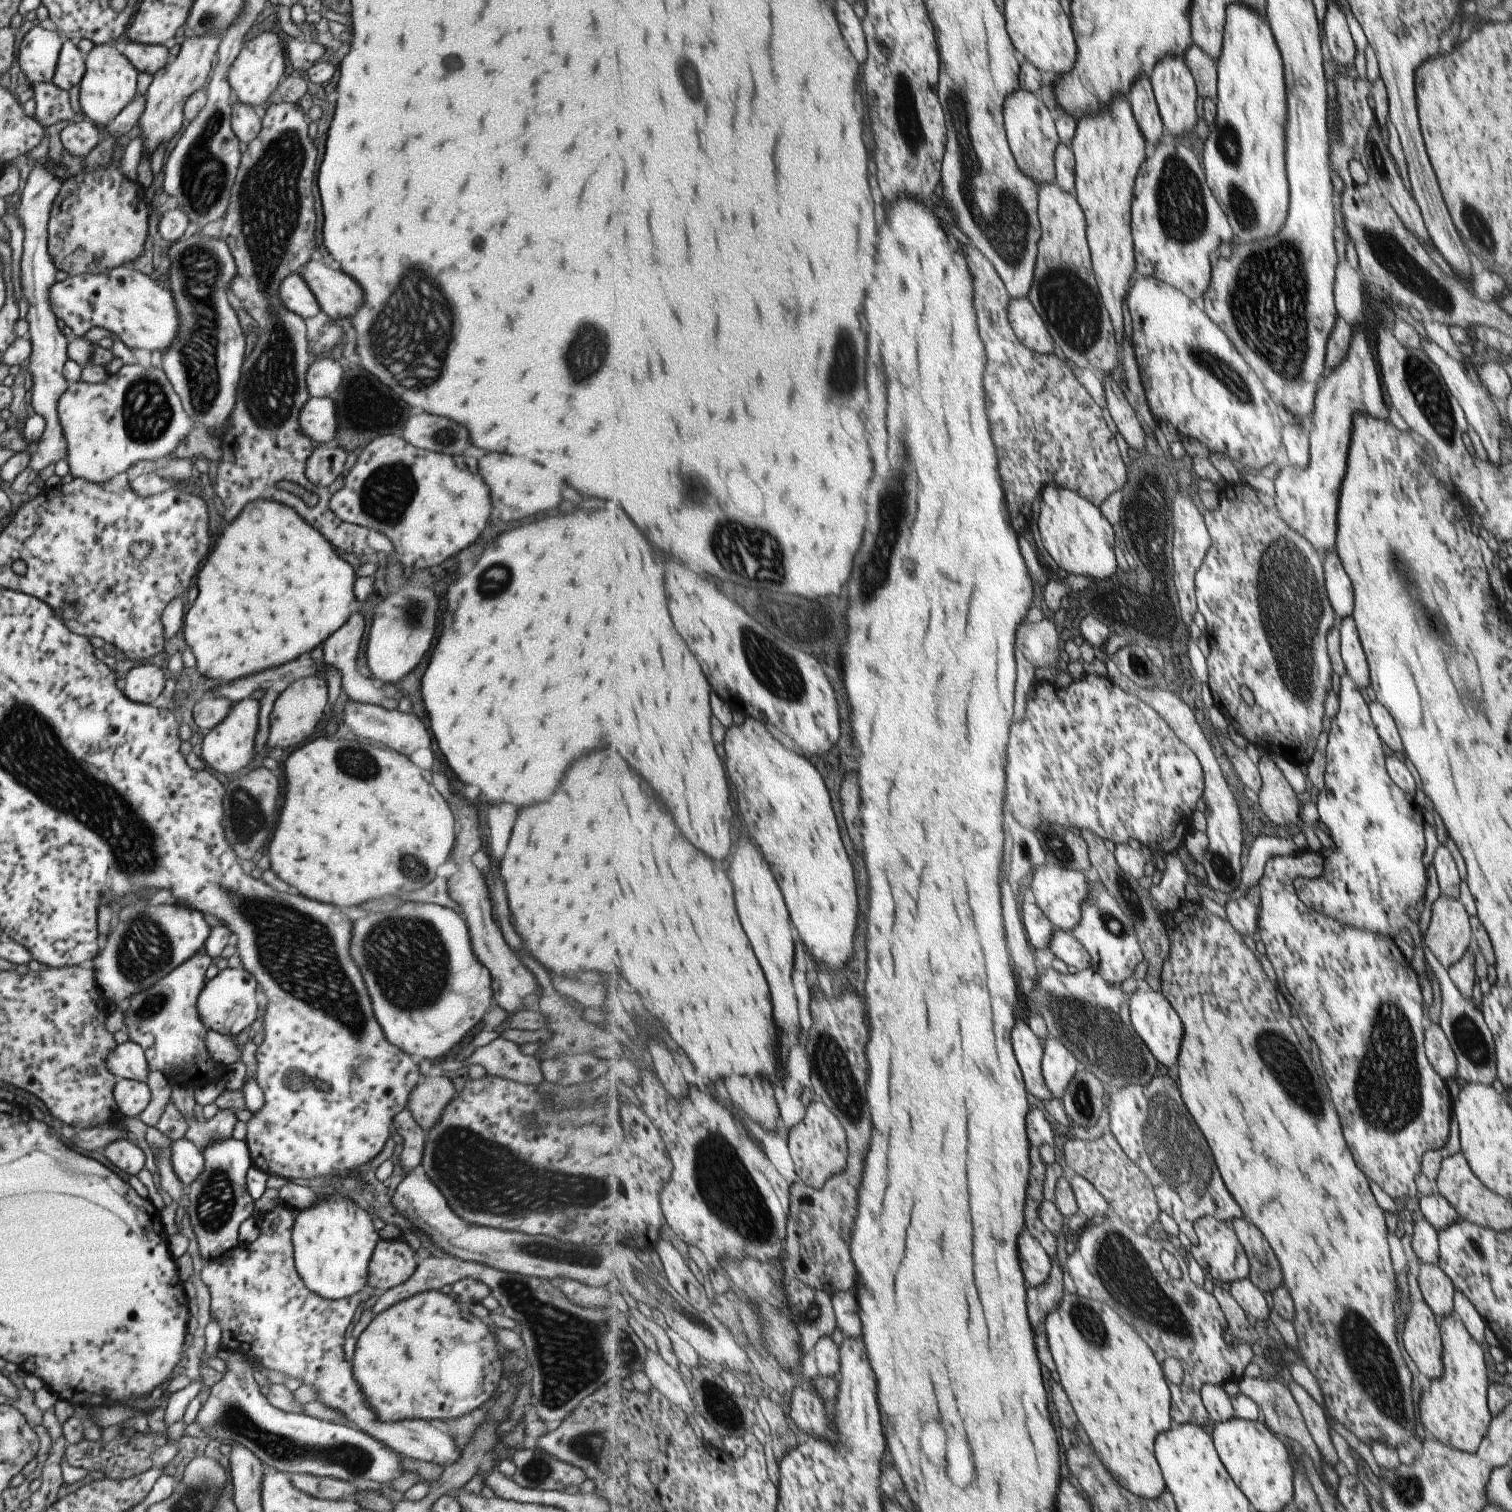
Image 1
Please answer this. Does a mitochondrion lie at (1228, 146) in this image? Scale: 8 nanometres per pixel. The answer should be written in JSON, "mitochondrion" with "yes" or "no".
{"mitochondrion":"yes"}

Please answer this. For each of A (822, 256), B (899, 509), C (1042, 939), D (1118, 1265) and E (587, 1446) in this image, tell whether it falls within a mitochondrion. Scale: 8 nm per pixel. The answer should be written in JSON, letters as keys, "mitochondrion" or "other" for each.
{"A":"other","B":"mitochondrion","C":"other","D":"mitochondrion","E":"mitochondrion"}

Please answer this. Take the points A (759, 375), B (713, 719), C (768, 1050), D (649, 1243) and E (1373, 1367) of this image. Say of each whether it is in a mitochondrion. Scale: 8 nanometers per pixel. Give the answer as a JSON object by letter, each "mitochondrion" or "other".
{"A":"other","B":"other","C":"other","D":"other","E":"mitochondrion"}

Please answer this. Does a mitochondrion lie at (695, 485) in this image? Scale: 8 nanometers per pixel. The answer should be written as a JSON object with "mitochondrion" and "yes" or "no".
{"mitochondrion":"yes"}

